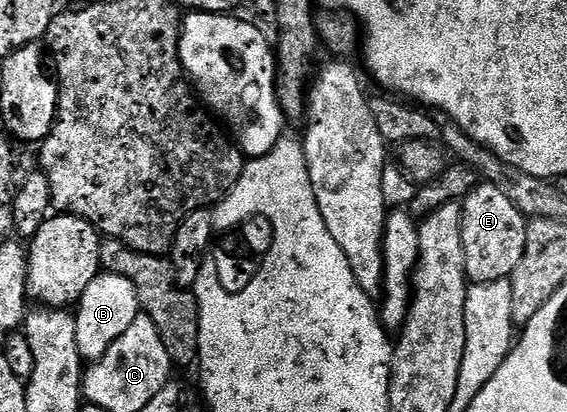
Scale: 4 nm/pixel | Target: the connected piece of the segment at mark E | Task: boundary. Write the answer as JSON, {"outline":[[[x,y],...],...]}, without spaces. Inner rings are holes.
{"outline":[[[483,181],[462,200],[465,270],[471,283],[510,279],[525,253],[528,220],[492,183]]]}

